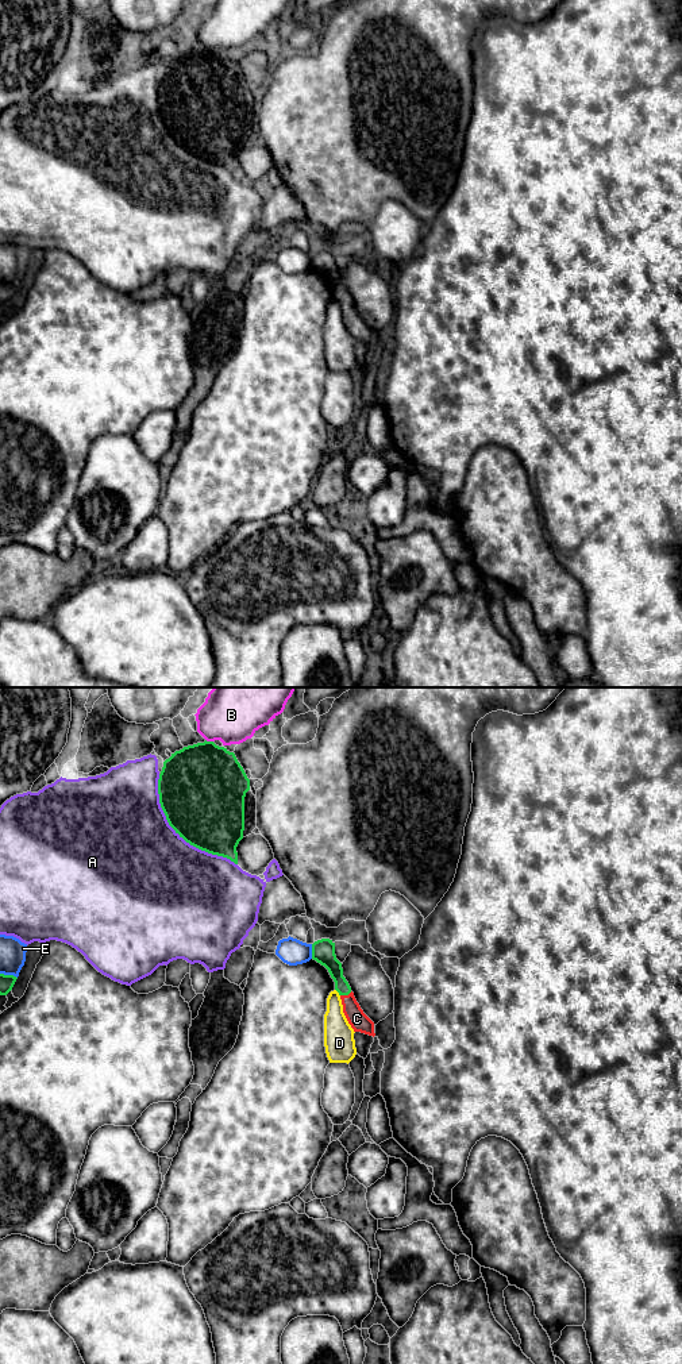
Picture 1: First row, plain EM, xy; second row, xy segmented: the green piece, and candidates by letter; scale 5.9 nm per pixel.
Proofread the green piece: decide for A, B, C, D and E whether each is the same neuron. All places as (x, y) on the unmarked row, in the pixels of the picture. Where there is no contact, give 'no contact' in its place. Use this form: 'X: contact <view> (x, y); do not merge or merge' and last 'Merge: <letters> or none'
A: contact xy (178, 142); do not merge
B: contact xy (210, 50); do not merge
C: contact xy (346, 303); merge
D: contact xy (338, 300); do not merge
E: contact xy (312, 259); do not merge
Merge: C

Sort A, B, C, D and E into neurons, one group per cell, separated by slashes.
A / B / C / D / E

